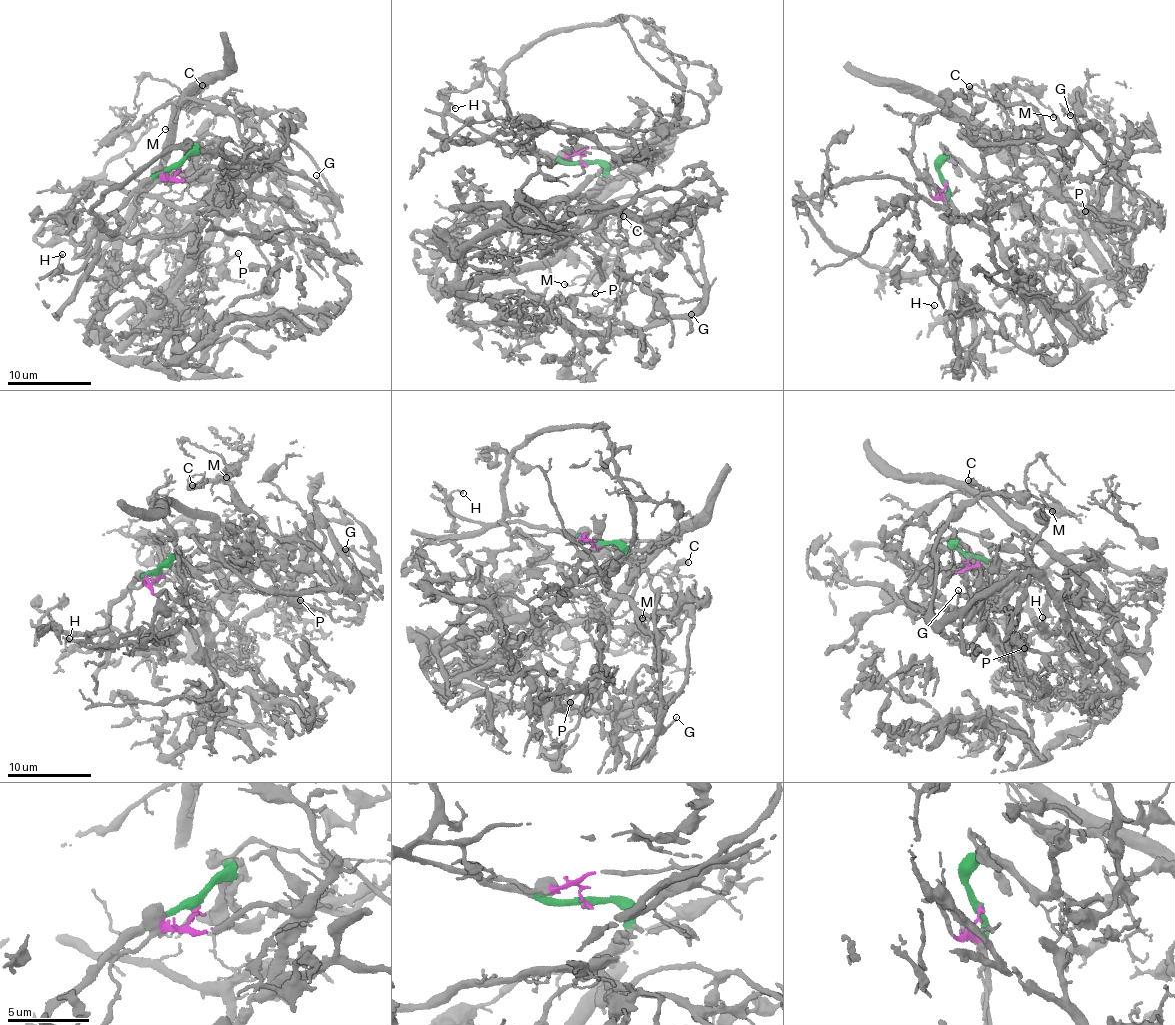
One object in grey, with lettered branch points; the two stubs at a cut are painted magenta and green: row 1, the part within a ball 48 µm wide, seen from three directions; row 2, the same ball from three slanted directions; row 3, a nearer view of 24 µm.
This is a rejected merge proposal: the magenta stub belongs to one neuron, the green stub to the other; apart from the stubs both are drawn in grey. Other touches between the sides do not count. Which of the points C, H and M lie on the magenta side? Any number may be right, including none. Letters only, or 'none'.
C, M

